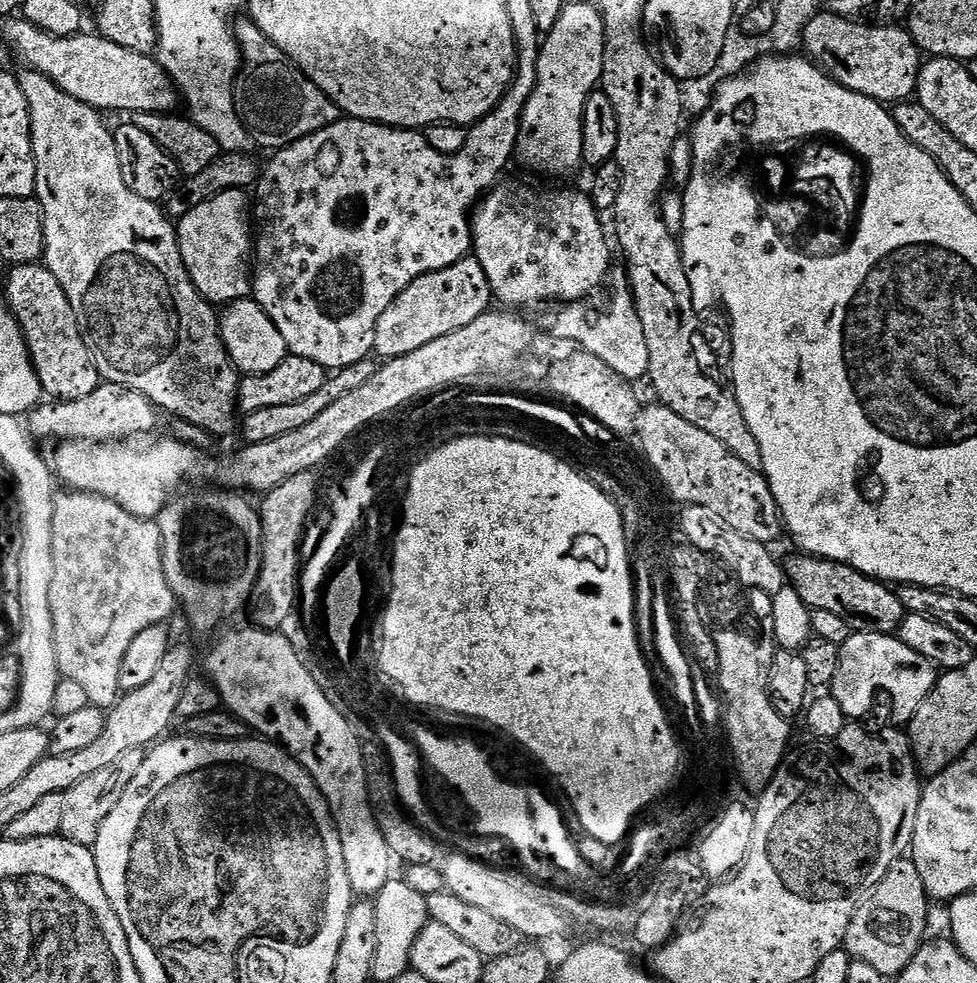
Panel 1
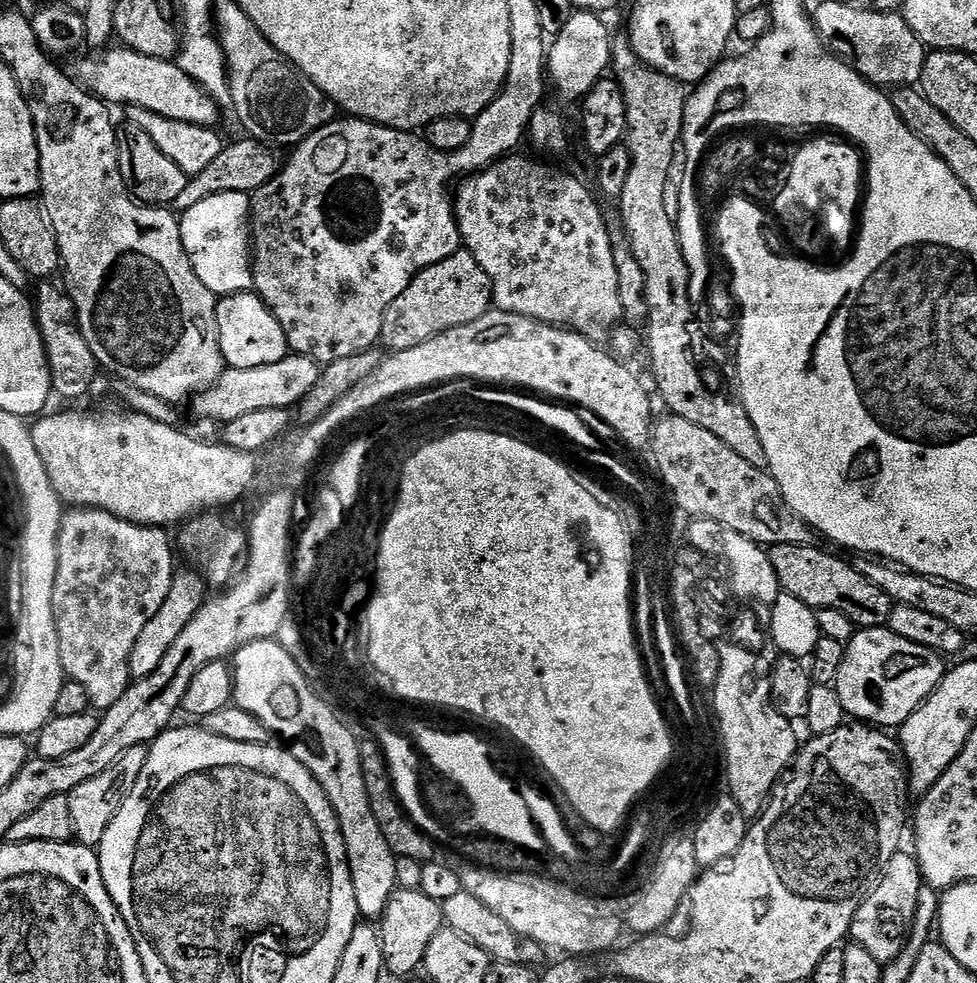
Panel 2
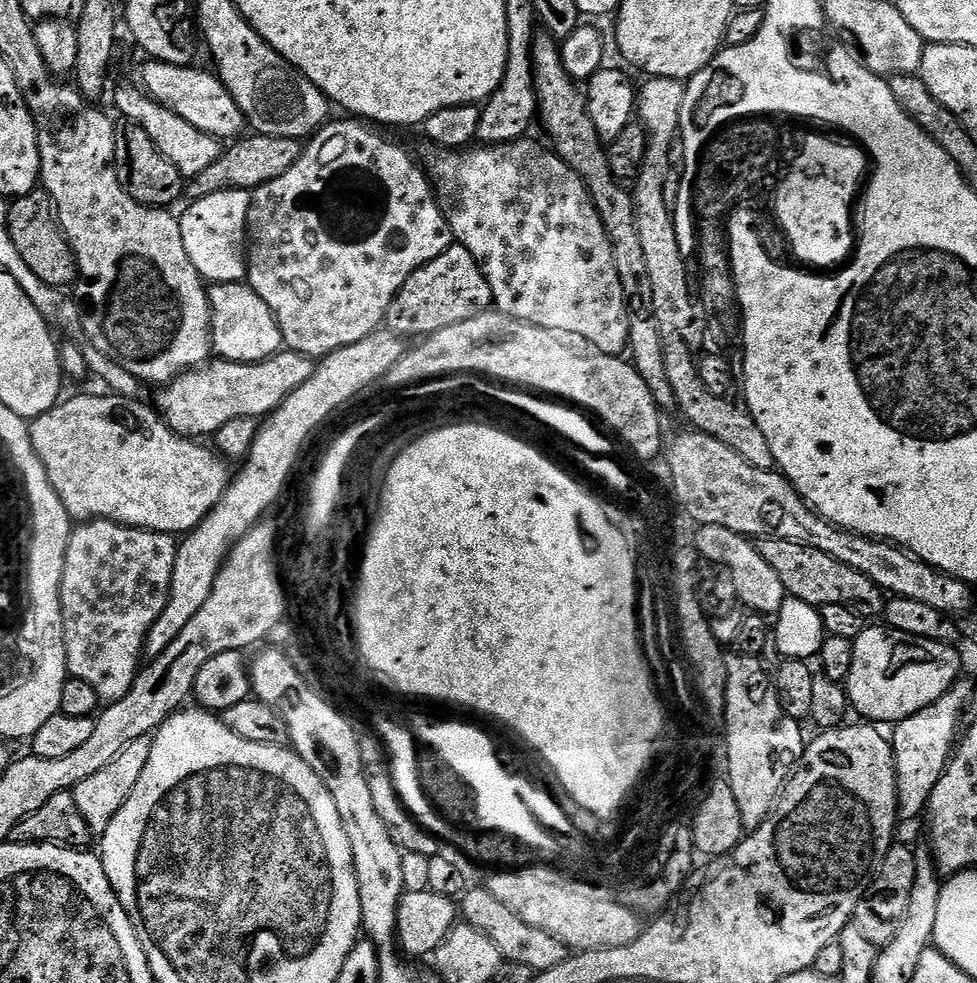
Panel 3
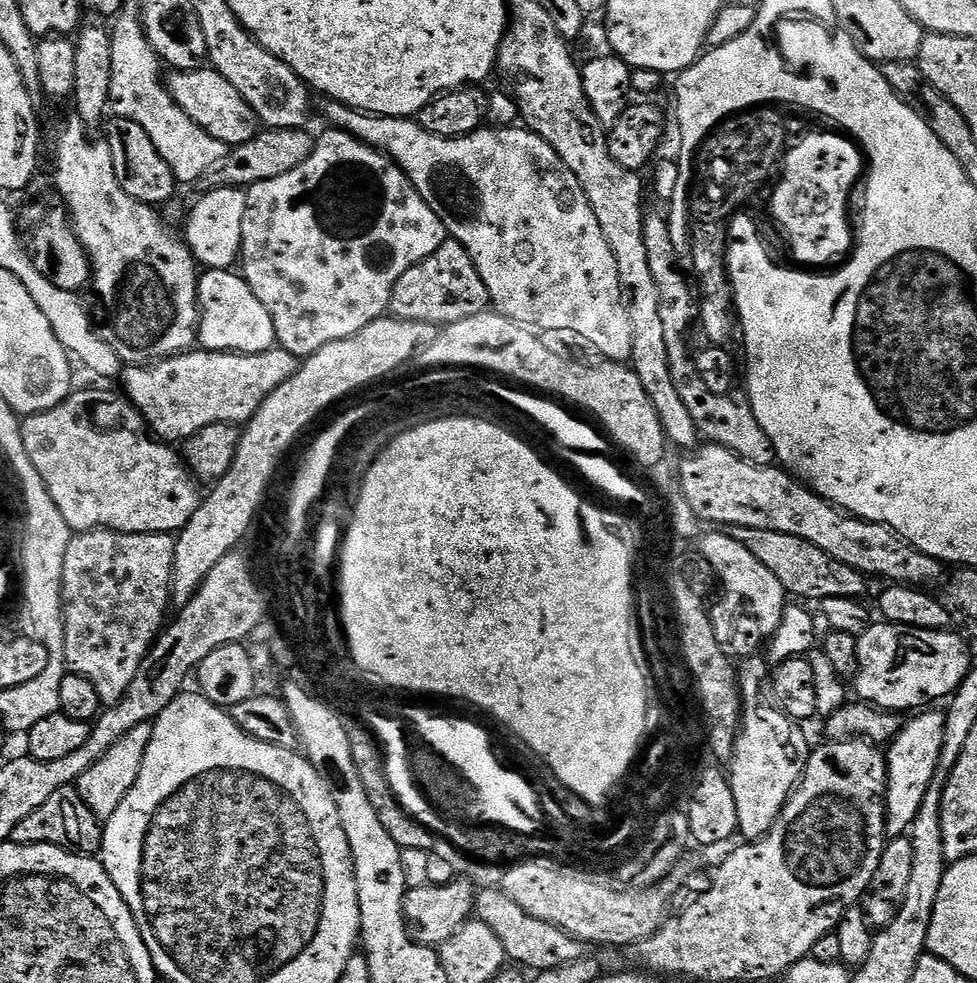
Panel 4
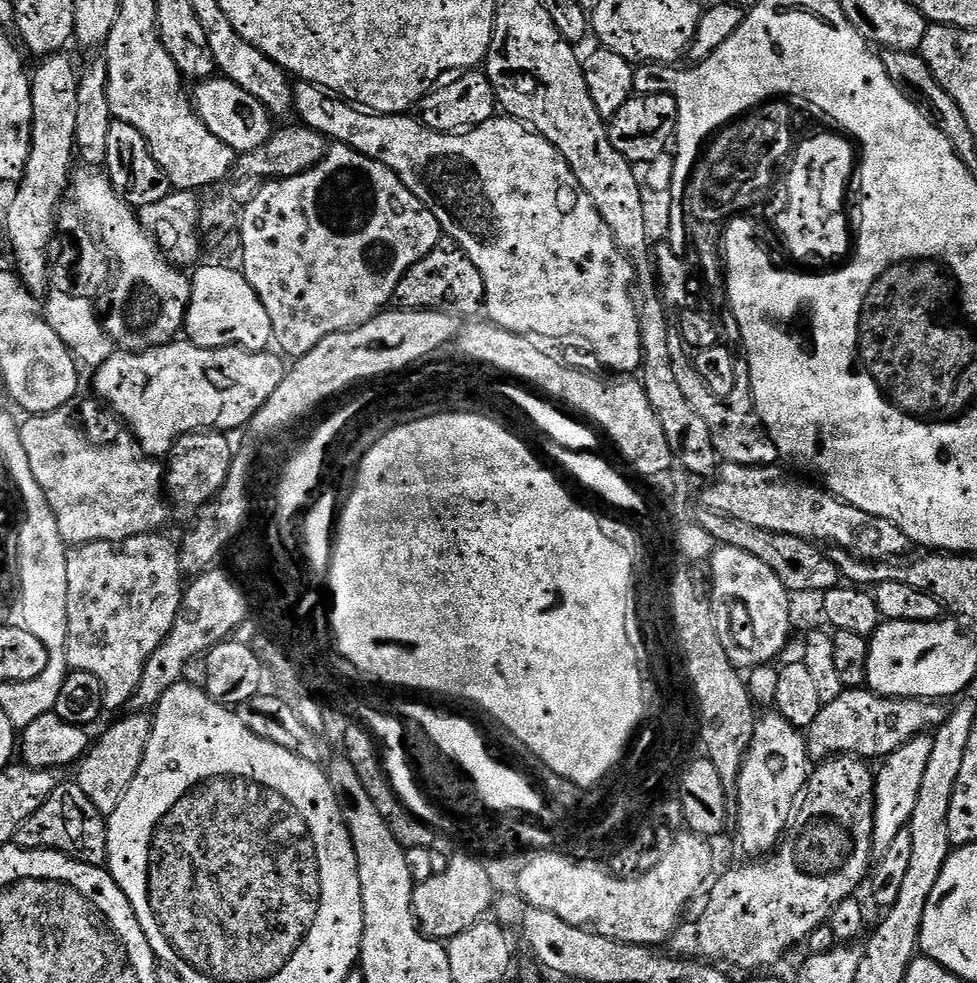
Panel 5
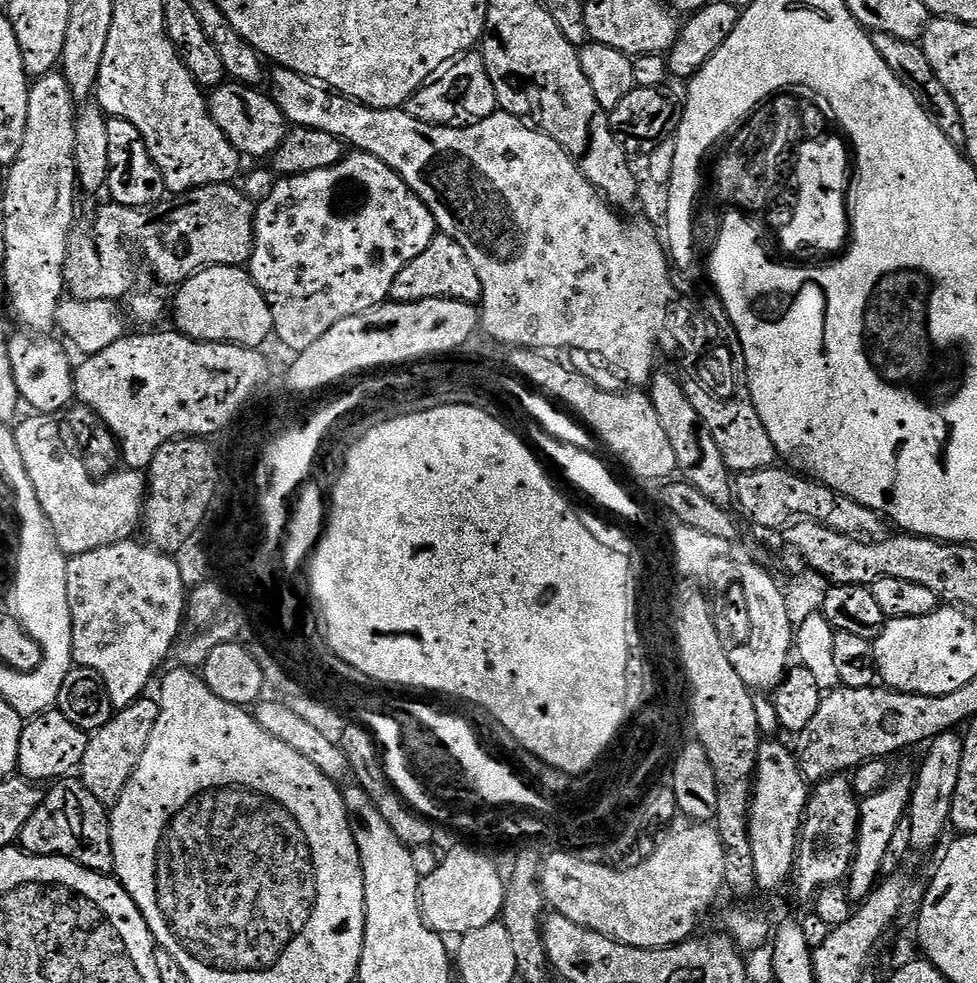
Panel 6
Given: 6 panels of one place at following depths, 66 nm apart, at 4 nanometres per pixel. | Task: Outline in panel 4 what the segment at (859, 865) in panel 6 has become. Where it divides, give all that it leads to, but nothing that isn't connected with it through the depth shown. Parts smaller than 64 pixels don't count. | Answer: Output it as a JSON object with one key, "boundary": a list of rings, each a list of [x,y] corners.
{"boundary":[[[924,710],[913,715],[911,717],[913,720],[909,724],[907,721],[901,727],[900,733],[887,745],[886,810],[888,813],[886,814],[886,830],[889,837],[905,835],[911,829],[914,818],[918,818],[922,798],[926,798],[926,790],[930,790],[930,782],[934,778],[934,770],[938,766],[938,758],[942,754],[945,715],[943,711],[932,711],[936,710]]]}

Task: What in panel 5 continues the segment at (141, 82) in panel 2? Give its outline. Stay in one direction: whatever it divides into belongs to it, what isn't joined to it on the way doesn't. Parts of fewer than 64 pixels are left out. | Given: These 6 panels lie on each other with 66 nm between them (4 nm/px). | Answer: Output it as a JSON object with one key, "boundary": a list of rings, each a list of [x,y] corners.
{"boundary":[[[213,78],[199,81],[195,88],[191,97],[196,106],[196,116],[202,118],[202,122],[206,122],[210,134],[222,138],[222,142],[226,142],[226,146],[230,146],[236,153],[254,150],[272,137],[274,131],[272,113],[266,110],[266,106],[262,106],[262,102],[258,102],[258,98],[254,98],[254,94],[242,90],[242,86],[223,78]]]}

